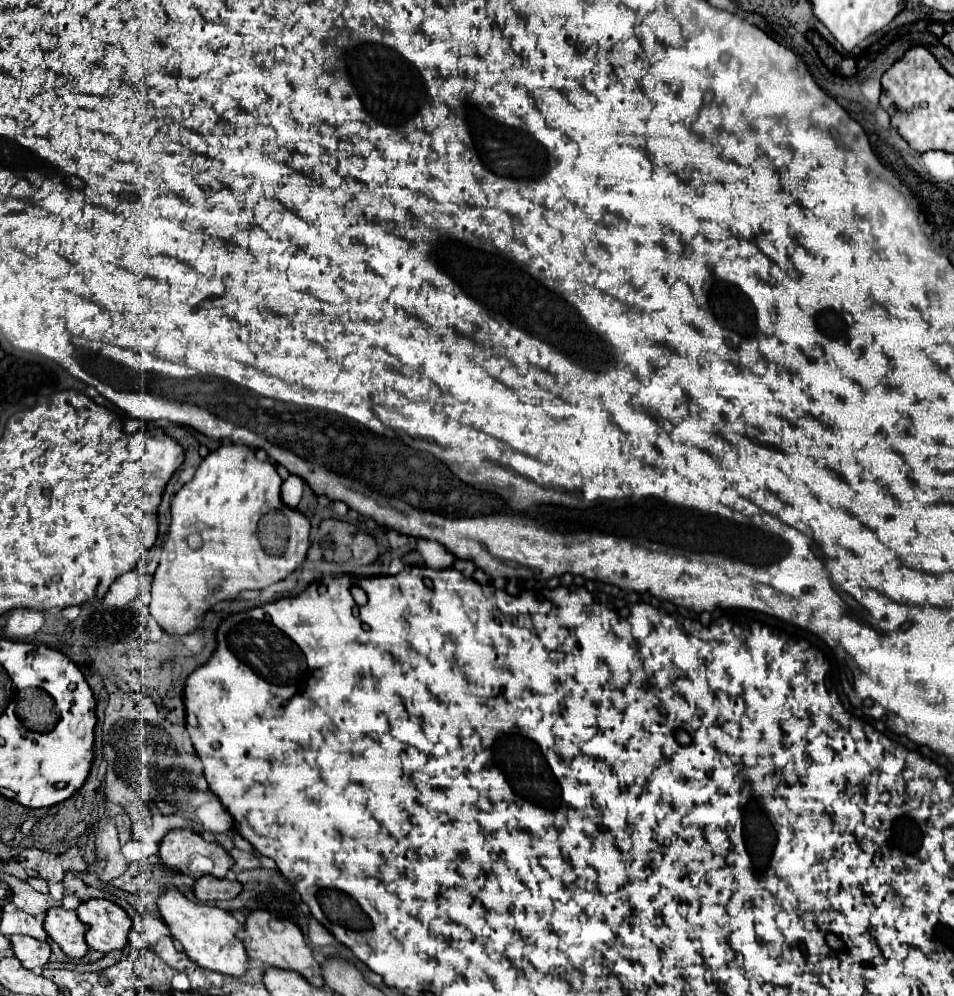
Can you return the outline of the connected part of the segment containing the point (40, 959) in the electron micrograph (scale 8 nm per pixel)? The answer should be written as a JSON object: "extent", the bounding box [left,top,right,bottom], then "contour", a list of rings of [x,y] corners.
{"extent":[12,935,50,971],"contour":[[[12,935],[12,949],[16,959],[30,971],[44,967],[50,957],[50,945],[46,941],[36,941],[24,935]]]}

